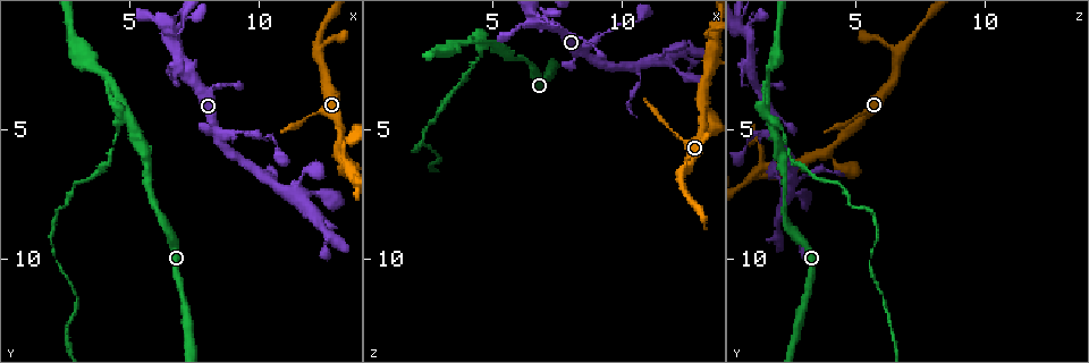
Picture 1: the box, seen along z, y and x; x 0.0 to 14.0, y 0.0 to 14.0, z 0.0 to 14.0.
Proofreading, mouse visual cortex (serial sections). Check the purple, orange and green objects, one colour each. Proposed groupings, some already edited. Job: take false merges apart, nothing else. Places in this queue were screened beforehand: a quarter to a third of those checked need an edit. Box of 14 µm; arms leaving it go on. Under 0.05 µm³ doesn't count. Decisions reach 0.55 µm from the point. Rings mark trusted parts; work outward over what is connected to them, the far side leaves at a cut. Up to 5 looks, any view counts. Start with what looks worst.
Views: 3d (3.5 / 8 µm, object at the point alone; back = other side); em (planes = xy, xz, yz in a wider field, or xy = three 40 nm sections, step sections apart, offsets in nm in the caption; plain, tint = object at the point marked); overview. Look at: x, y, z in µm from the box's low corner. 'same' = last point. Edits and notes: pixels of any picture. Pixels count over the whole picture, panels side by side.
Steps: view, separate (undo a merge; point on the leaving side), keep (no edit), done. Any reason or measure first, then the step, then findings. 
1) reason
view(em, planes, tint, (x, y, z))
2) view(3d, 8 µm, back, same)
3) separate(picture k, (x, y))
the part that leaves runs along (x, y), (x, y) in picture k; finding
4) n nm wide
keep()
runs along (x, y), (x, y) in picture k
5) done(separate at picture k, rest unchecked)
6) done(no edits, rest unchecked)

thick turns thin
view(3d, 3.5 µm, (4.8, 4.5, 1.7))

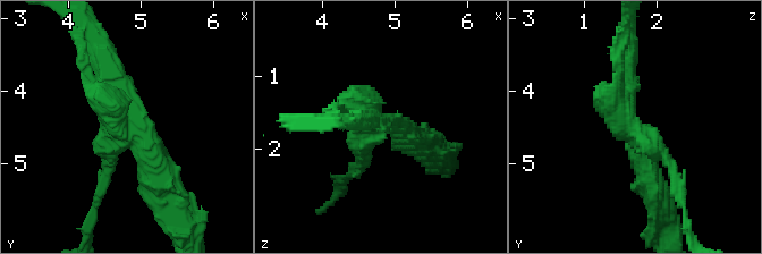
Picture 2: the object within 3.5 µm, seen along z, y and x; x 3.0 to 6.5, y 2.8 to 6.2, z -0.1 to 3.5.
view(em, xy, step 5, tint, (4.75, 4.55, 1.70))

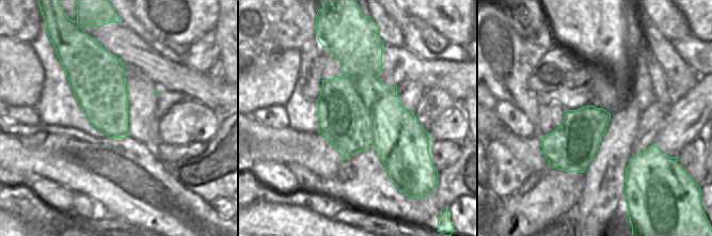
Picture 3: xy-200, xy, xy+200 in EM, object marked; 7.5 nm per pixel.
separate(picture 2, (653, 151))
border along (347, 76), (368, 111), (374, 145) in picture 3; two cells meet here

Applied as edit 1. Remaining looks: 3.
view(3d, 8 µm, (8.4, 5.1, 1.8))

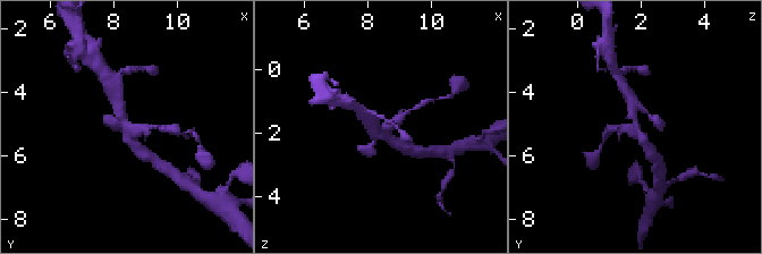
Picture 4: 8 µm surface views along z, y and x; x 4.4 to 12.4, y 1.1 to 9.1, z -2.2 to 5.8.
3 arms; arms of 300, 300, 350 nm; need the tissue
view(em, xy, step 1, tint, (8.4, 5.1, 1.9))

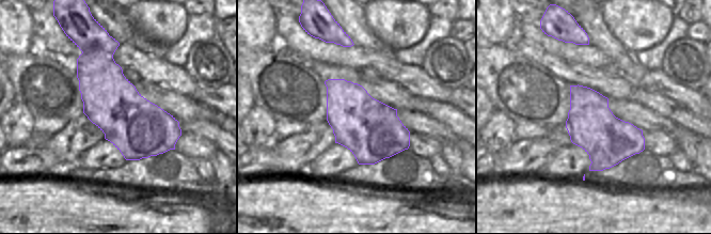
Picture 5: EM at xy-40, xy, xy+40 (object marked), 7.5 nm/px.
keep()
runs along (115, 96), (129, 140), (141, 151) in picture 4; all the same cell

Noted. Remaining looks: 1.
done(separate at picture 2, rest unchecked)

